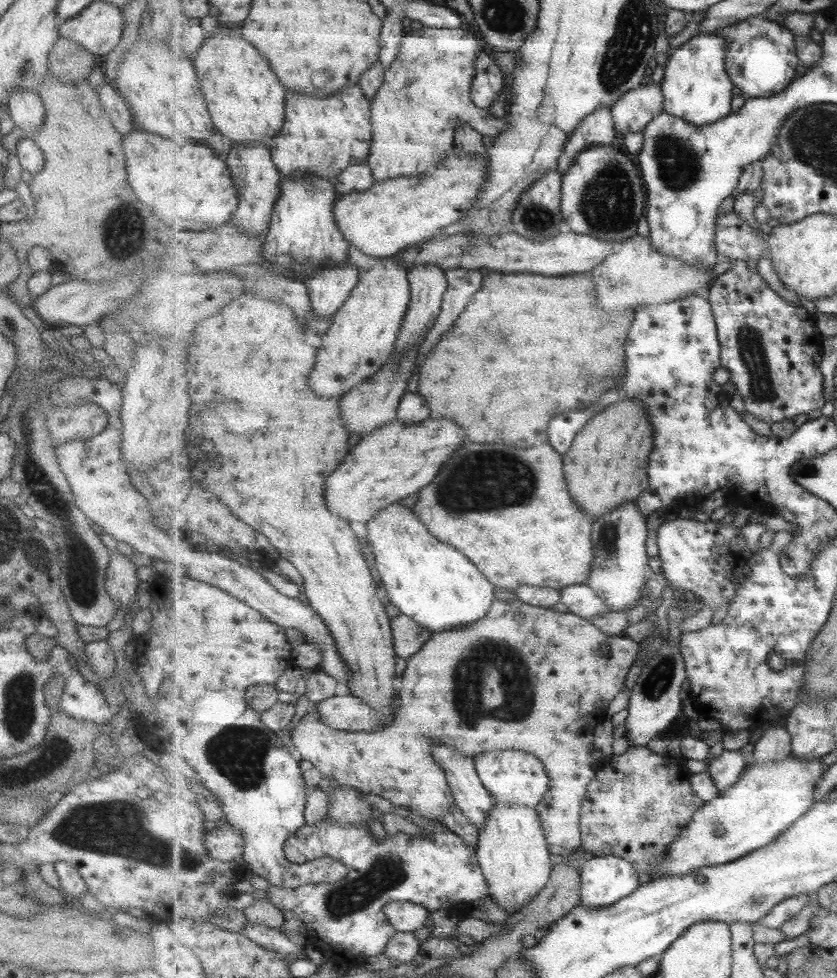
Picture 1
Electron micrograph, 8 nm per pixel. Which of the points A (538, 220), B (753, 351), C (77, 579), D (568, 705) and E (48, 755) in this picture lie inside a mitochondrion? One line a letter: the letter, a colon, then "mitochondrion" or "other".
A: mitochondrion
B: mitochondrion
C: mitochondrion
D: other
E: mitochondrion

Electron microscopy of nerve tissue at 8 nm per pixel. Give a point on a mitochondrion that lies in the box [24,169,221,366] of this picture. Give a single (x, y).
(124, 229)

